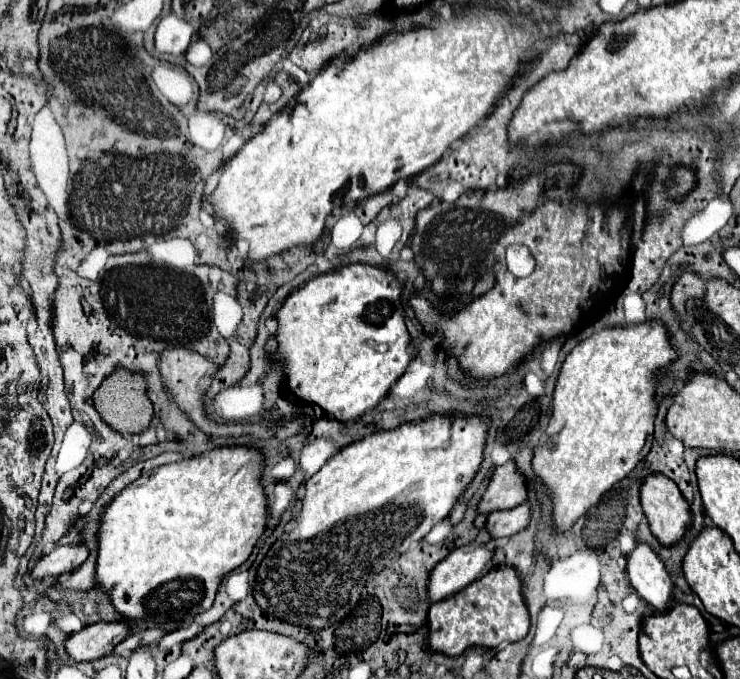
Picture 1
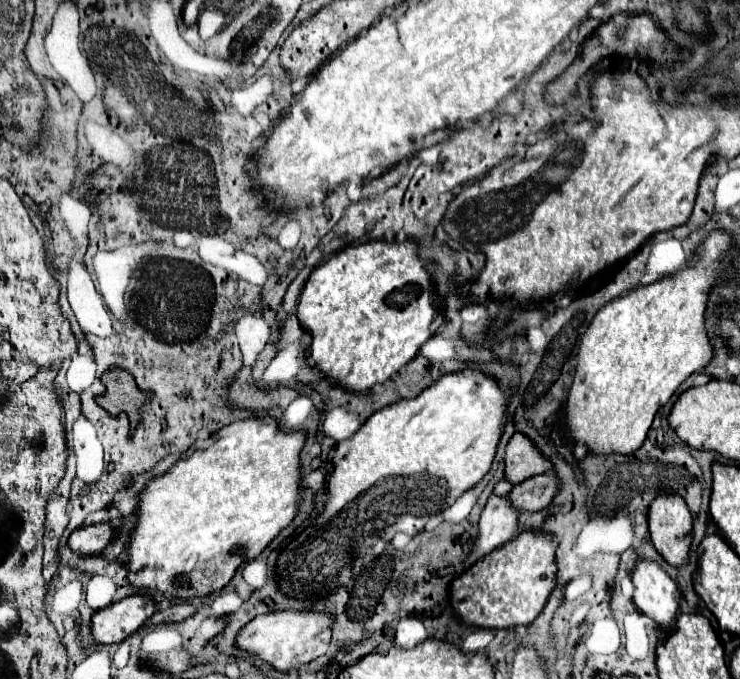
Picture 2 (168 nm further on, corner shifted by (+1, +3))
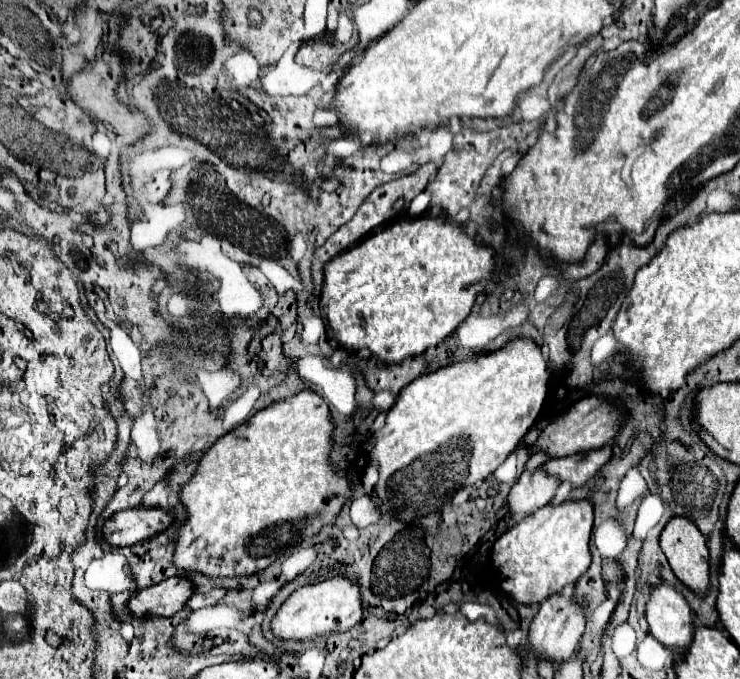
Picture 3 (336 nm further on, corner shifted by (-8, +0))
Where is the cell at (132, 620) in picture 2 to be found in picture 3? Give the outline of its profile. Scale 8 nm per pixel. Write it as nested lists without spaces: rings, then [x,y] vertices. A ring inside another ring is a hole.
[[[169,578],[145,590],[137,590],[127,602],[127,612],[133,618],[171,618],[177,614],[193,592],[187,578]]]

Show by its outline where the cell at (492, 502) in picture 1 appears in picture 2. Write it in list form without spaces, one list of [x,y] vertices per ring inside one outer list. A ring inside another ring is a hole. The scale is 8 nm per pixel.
[[[514,433],[514,437],[506,445],[506,479],[514,485],[524,479],[540,473],[554,471],[554,463],[524,437],[524,433]]]

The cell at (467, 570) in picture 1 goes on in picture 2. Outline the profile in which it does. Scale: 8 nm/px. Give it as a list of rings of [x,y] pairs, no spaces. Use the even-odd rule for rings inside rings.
[[[490,495],[488,503],[482,511],[482,517],[480,517],[478,541],[470,555],[472,561],[484,557],[492,549],[496,549],[496,547],[504,545],[506,541],[510,541],[512,537],[516,537],[516,533],[520,529],[518,517],[520,517],[520,511],[510,503],[508,495],[504,495],[504,497]]]

